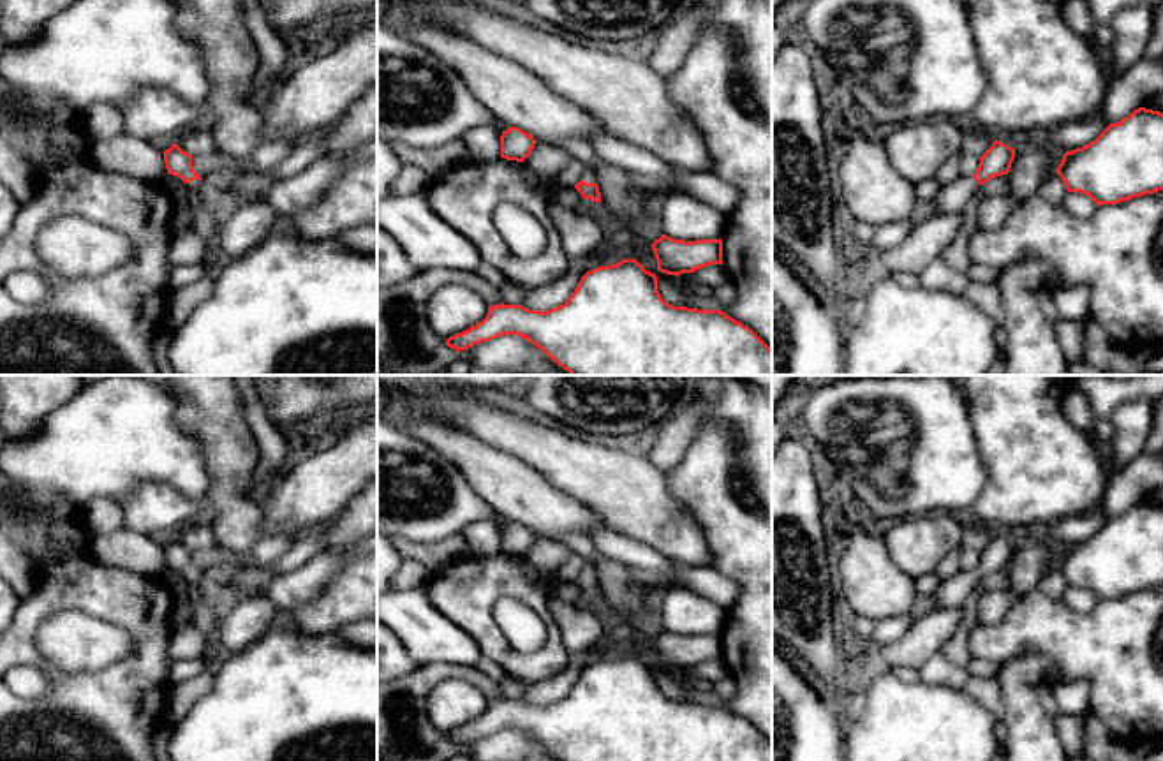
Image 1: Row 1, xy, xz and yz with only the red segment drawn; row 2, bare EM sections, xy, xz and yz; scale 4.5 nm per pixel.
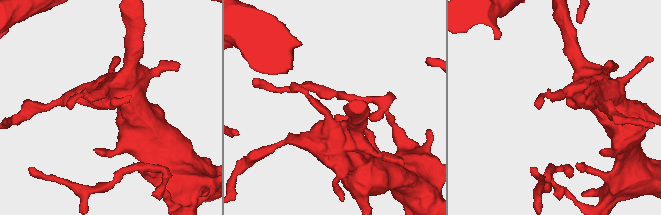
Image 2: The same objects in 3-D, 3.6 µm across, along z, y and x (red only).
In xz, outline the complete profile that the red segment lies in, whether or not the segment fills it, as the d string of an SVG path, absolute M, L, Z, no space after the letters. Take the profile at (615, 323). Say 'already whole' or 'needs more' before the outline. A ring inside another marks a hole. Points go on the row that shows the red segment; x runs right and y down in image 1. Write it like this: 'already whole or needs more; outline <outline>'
already whole; outline M636 259L587 271L569 299L546 312L504 303L488 307L481 322L449 336L446 345L460 352L502 335L529 340L571 375L772 375L772 349L751 328L721 310L666 303L657 291L656 273L647 271Z

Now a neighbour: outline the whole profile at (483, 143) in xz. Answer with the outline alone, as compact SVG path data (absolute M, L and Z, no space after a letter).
M483 125L470 129L462 139L474 159L495 160L500 159L500 136L497 125Z

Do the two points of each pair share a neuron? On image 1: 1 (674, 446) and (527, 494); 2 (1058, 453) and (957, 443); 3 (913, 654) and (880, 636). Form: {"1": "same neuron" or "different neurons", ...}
{"1": "different neurons", "2": "different neurons", "3": "different neurons"}

